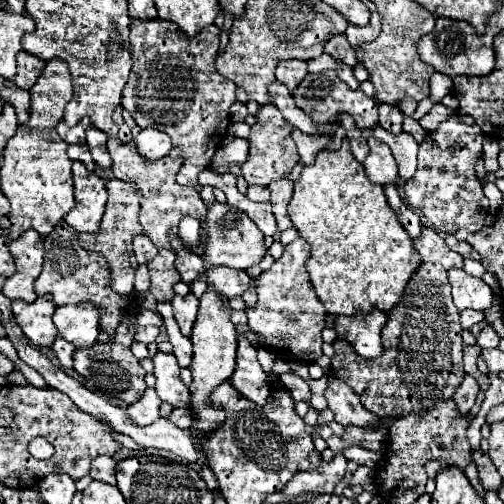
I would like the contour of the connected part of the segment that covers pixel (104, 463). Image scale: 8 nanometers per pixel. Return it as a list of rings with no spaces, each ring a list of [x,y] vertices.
[[[95,457],[91,461],[91,477],[103,483],[115,483],[115,459],[113,457]]]

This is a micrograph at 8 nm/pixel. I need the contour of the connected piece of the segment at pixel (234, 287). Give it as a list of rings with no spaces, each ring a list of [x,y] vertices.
[[[211,267],[205,273],[207,285],[211,285],[217,293],[225,295],[225,297],[233,297],[233,295],[241,295],[247,285],[249,285],[249,275],[241,269],[233,269],[233,267]]]

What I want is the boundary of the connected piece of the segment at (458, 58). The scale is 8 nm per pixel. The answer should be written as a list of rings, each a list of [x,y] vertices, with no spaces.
[[[439,17],[437,25],[431,33],[423,35],[417,43],[417,51],[421,61],[429,63],[435,67],[435,71],[455,77],[455,75],[489,75],[495,65],[495,53],[491,45],[481,45],[473,47],[477,39],[475,29],[467,21],[455,21],[455,19],[445,19]]]

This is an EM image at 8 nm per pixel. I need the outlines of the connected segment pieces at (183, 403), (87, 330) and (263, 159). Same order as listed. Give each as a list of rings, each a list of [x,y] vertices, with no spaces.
[[[157,351],[157,355],[153,357],[153,365],[155,365],[153,373],[157,377],[155,391],[161,397],[161,401],[171,403],[173,407],[187,407],[191,401],[191,393],[179,377],[181,367],[175,361],[175,355]]]
[[[95,303],[63,305],[57,307],[53,321],[59,329],[59,335],[65,337],[75,347],[91,347],[99,335],[99,319],[103,309]]]
[[[273,103],[261,107],[261,111],[257,113],[257,123],[251,127],[251,135],[249,135],[249,143],[251,143],[249,159],[241,167],[243,177],[249,185],[269,185],[273,179],[279,179],[287,171],[291,171],[293,165],[299,161],[297,147],[291,141],[291,129],[293,125],[283,119],[281,111]]]

